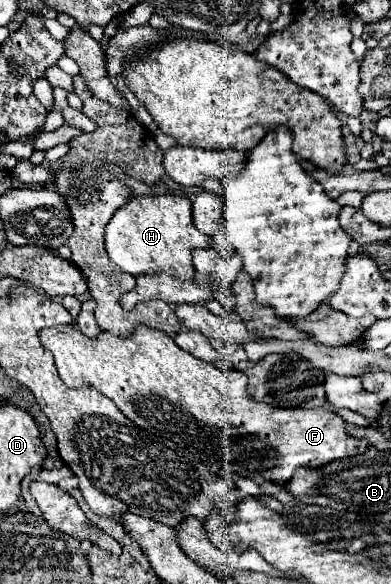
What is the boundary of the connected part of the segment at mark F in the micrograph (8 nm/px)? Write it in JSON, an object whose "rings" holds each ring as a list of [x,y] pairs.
{"rings":[[[60,325],[40,331],[40,343],[52,351],[58,375],[66,387],[94,387],[104,397],[112,399],[134,425],[154,435],[162,435],[164,439],[174,439],[180,447],[196,453],[202,463],[204,459],[214,459],[214,469],[224,473],[248,475],[282,469],[282,481],[278,483],[286,483],[298,467],[324,467],[326,463],[360,455],[370,447],[366,439],[356,439],[348,433],[346,421],[338,413],[324,407],[280,409],[254,401],[246,391],[248,377],[242,371],[222,371],[206,361],[200,361],[198,357],[182,351],[170,335],[162,335],[154,329],[138,327],[130,339],[118,339],[110,333],[100,333],[98,339],[86,339],[76,325]]]}

